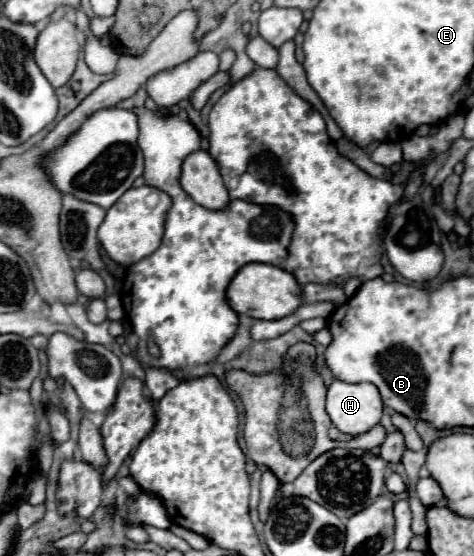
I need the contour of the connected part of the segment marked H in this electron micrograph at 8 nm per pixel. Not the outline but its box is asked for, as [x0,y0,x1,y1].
[327,379,383,435]

